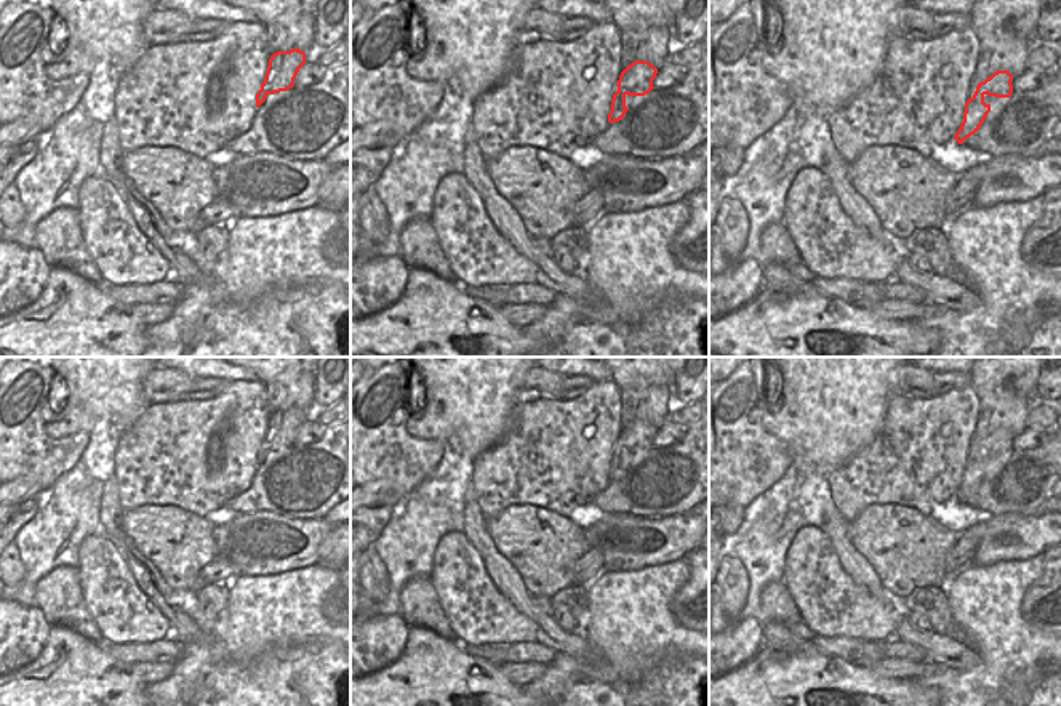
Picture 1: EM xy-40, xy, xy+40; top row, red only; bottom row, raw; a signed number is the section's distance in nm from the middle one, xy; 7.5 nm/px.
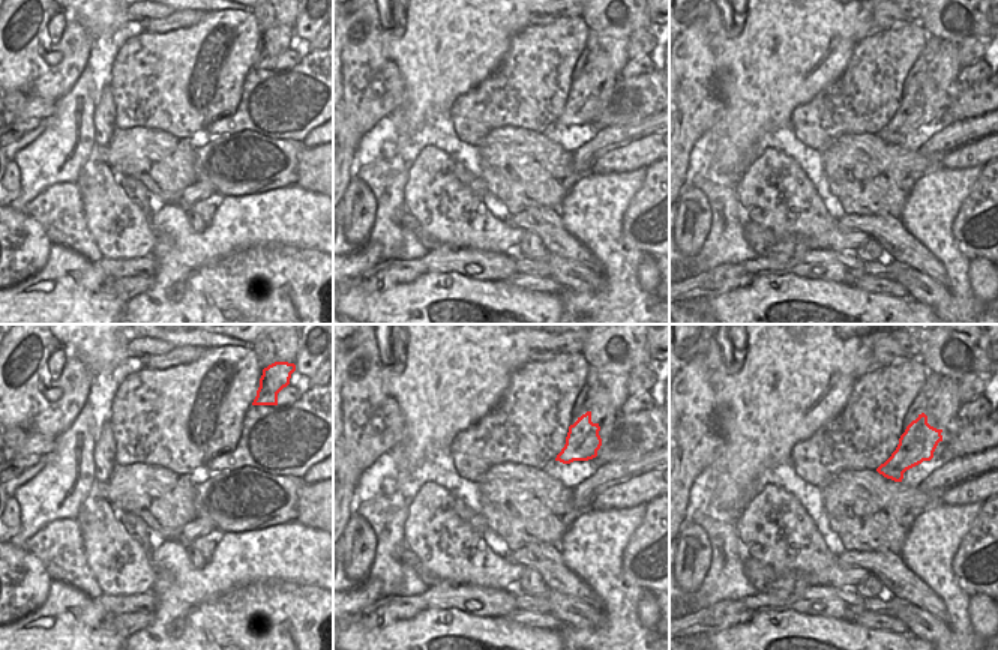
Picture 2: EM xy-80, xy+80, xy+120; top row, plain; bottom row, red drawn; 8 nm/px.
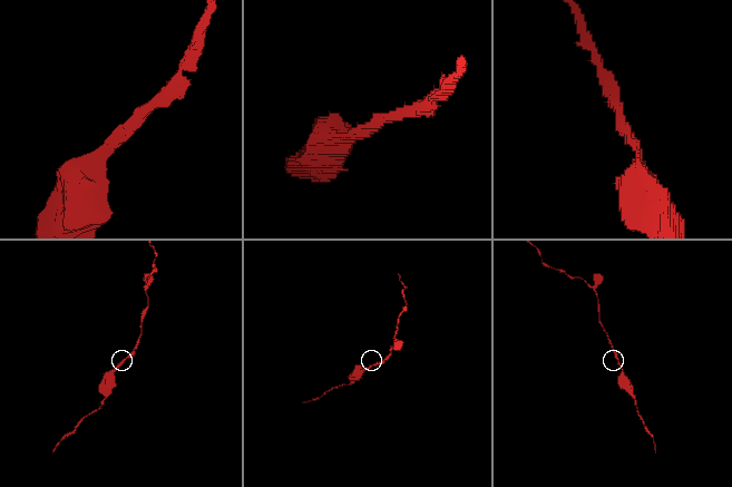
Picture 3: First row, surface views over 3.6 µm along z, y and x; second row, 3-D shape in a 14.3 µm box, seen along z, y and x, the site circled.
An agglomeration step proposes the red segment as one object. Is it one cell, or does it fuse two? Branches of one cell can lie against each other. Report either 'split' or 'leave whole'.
leave whole

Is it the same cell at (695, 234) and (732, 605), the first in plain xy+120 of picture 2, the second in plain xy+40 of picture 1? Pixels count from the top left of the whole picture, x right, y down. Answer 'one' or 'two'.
one

